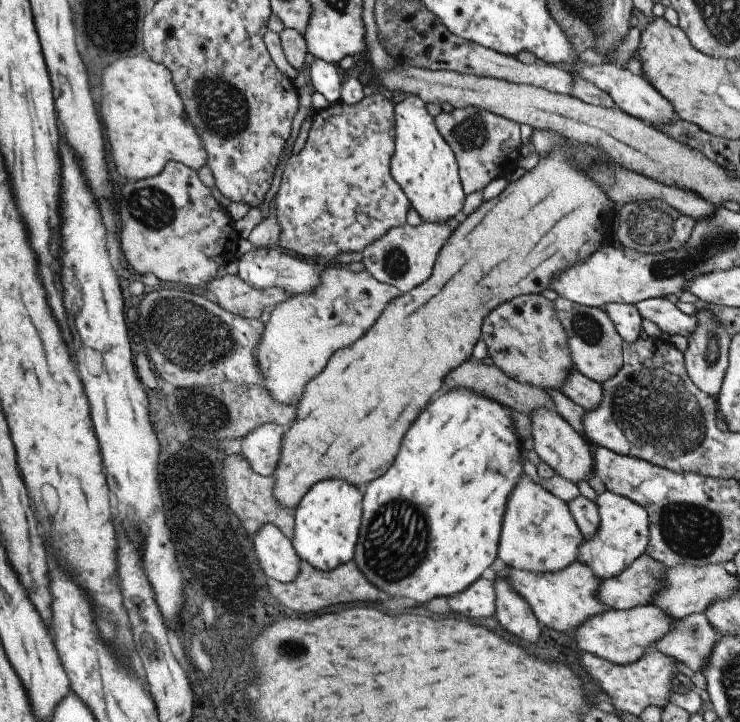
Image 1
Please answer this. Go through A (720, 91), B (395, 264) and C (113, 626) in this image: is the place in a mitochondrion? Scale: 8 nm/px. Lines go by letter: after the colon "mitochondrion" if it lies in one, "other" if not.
A: other
B: mitochondrion
C: mitochondrion

